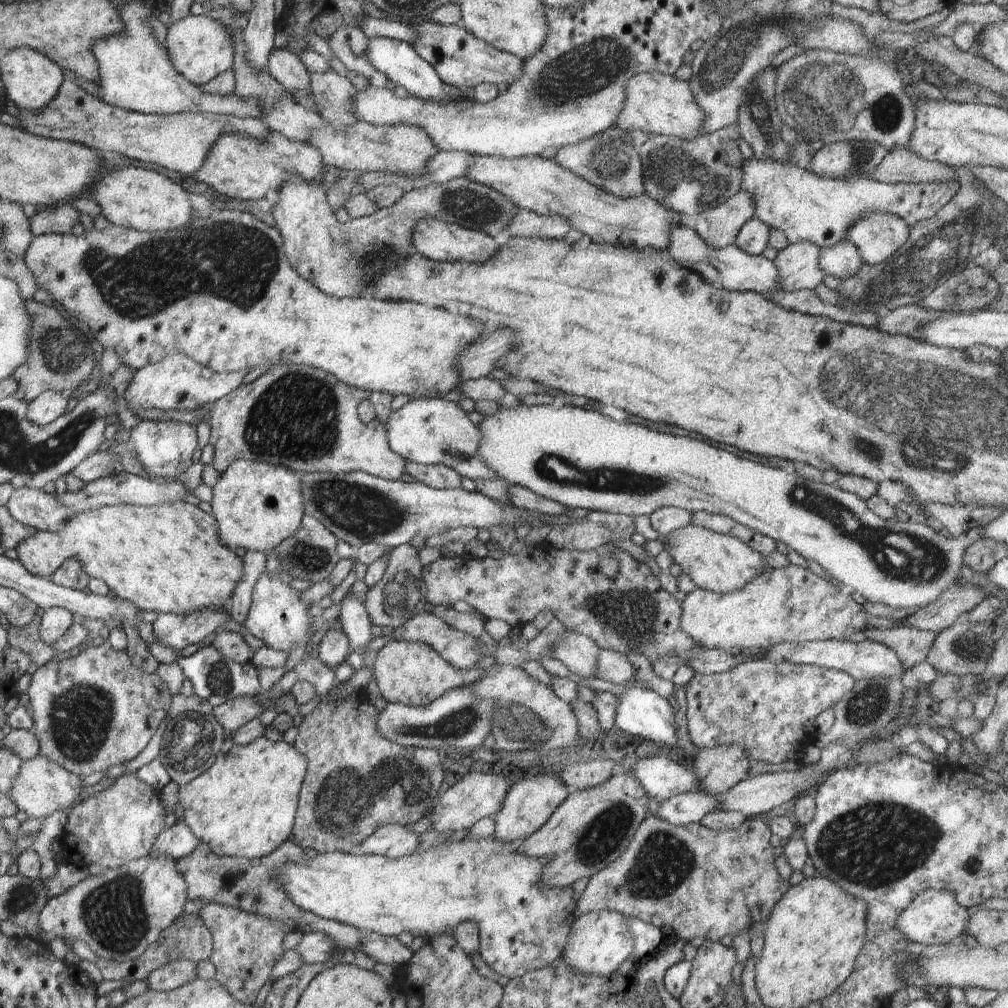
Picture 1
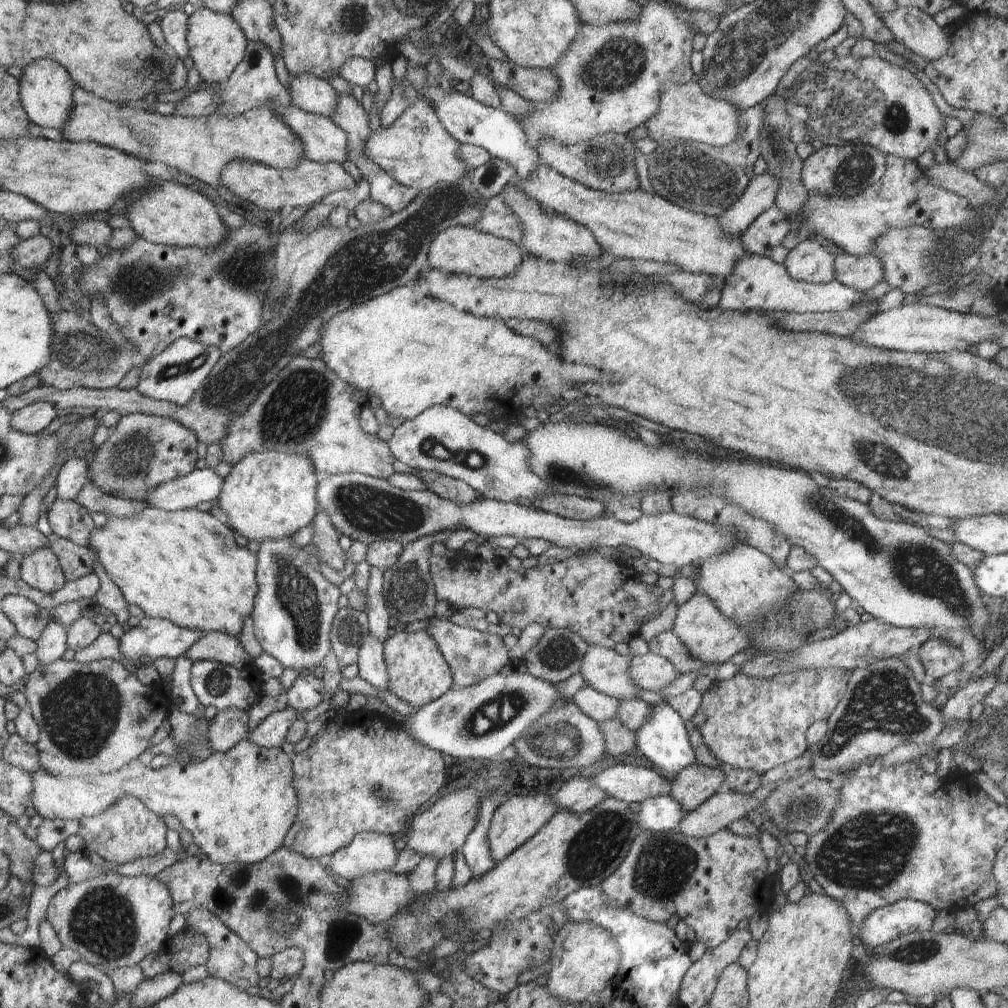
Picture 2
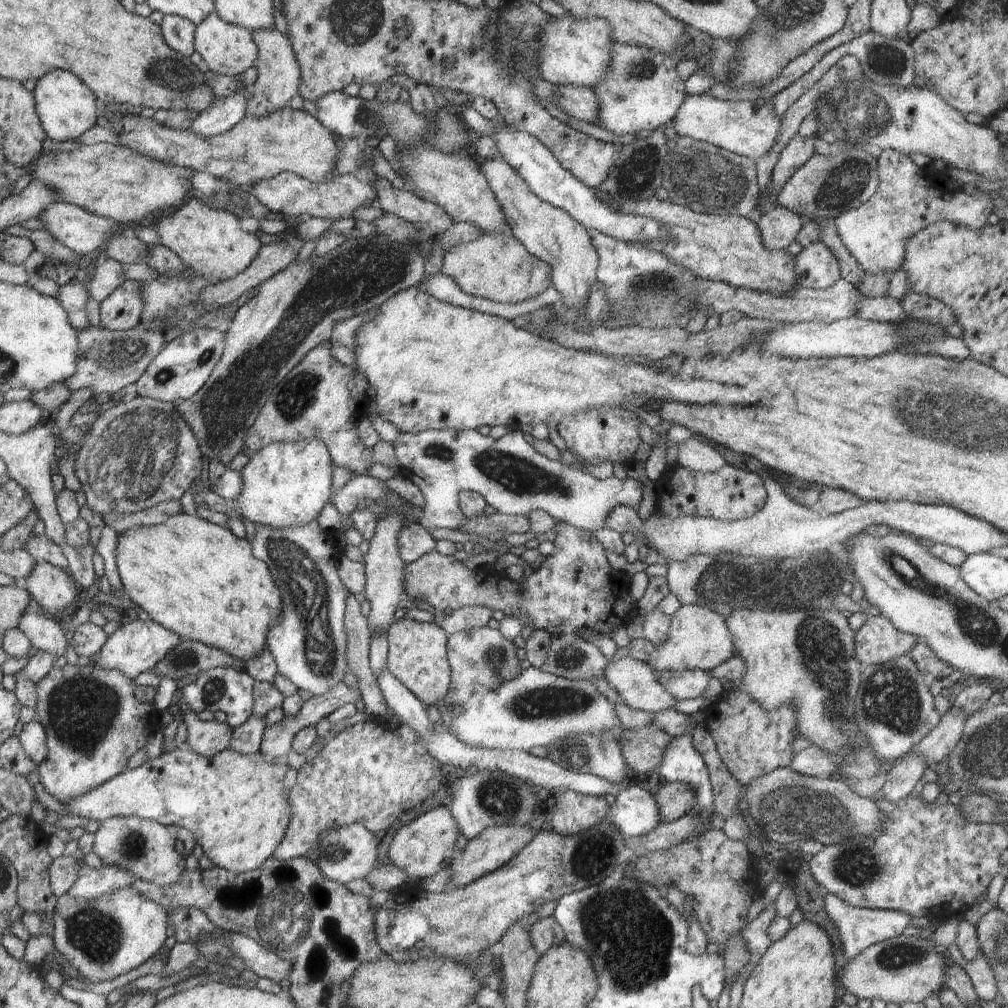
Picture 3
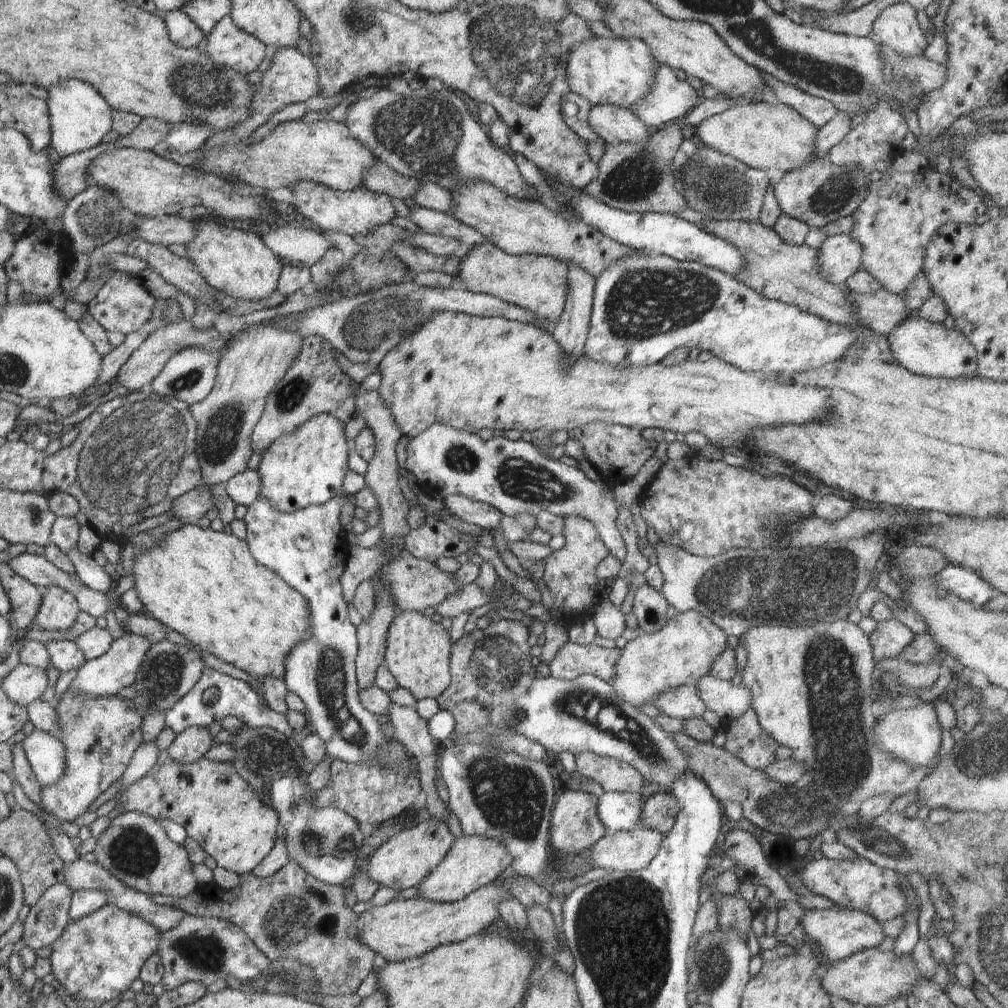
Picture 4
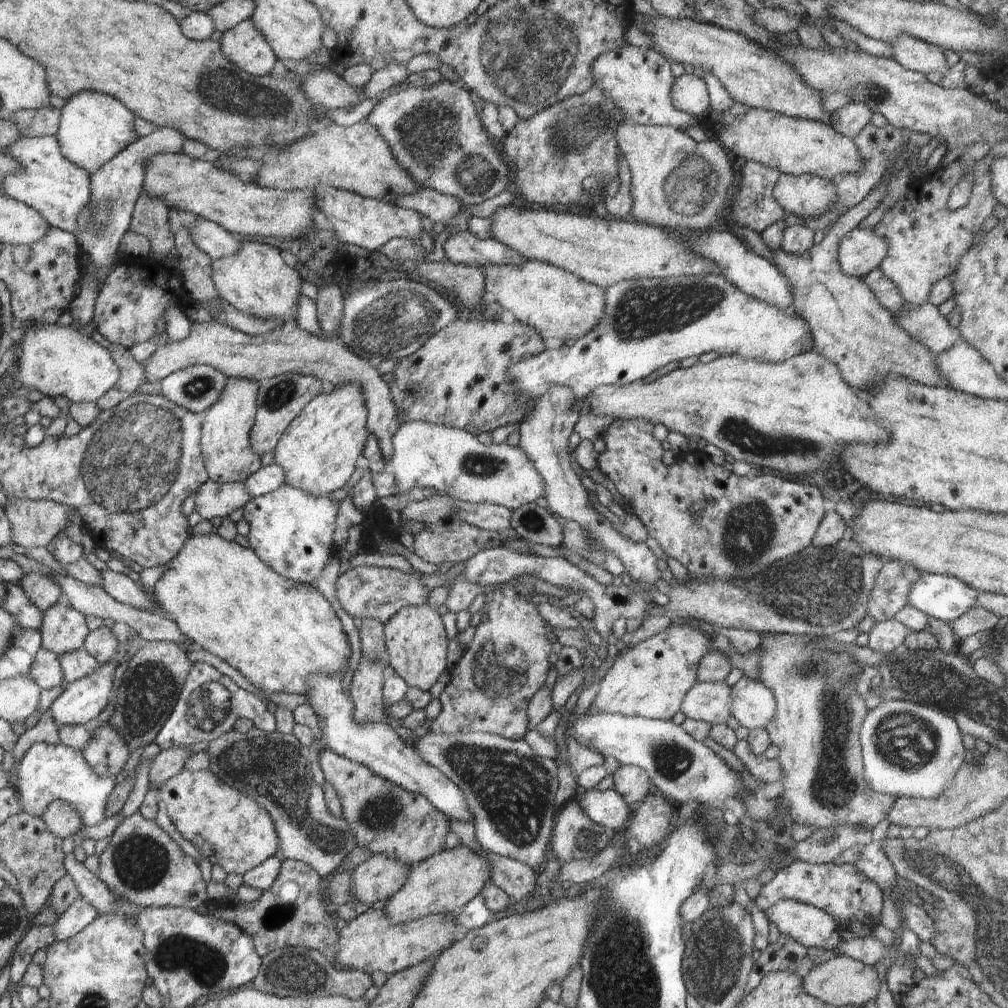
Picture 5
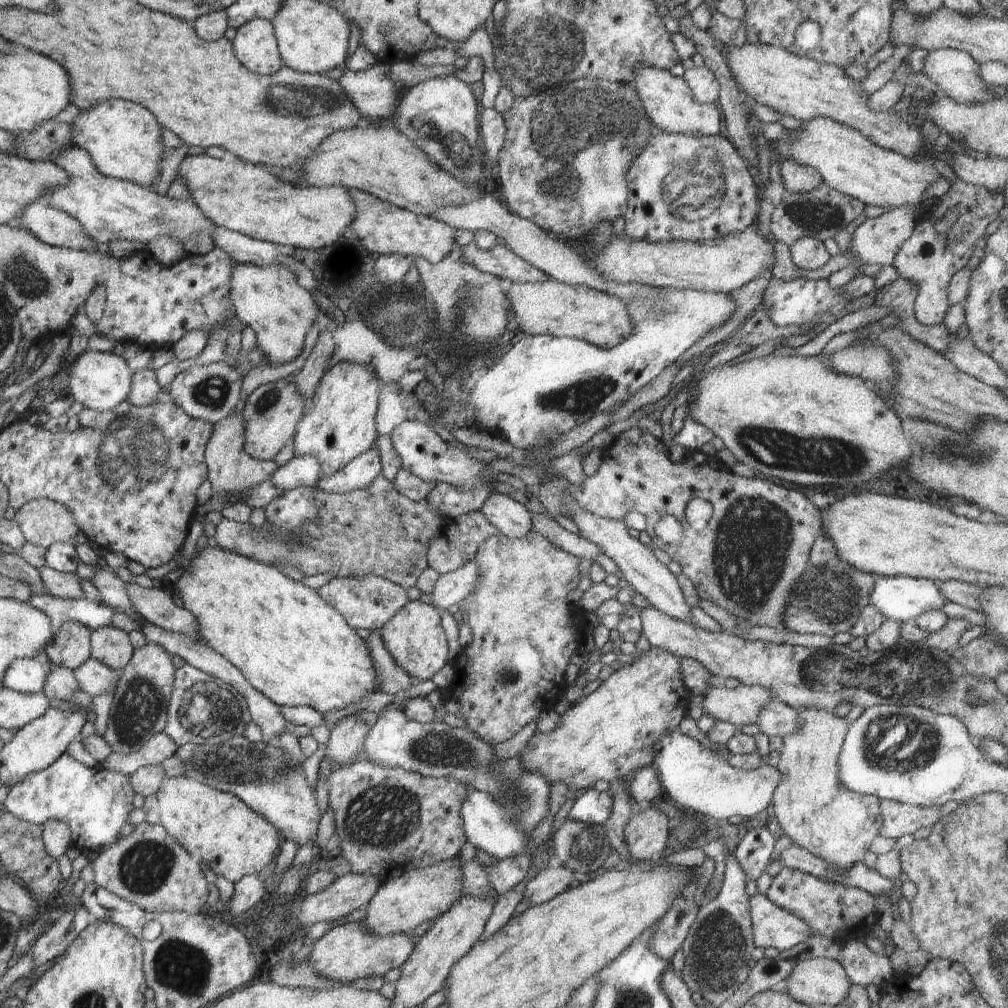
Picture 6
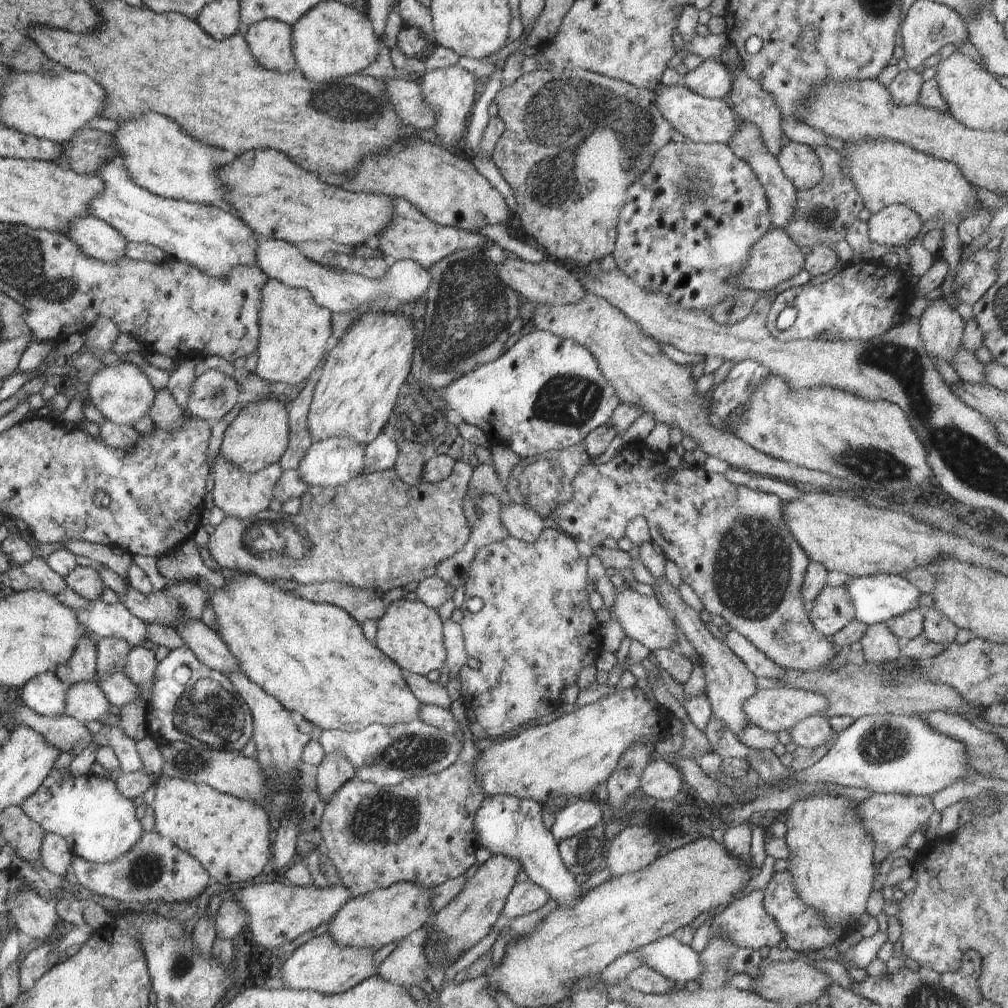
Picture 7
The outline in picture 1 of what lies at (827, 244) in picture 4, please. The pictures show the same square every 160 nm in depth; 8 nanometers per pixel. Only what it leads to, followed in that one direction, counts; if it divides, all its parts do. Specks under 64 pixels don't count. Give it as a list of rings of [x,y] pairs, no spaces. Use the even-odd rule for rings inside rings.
[[[811,242],[790,243],[772,261],[779,270],[777,285],[784,292],[815,289],[825,272],[818,264],[820,249]]]

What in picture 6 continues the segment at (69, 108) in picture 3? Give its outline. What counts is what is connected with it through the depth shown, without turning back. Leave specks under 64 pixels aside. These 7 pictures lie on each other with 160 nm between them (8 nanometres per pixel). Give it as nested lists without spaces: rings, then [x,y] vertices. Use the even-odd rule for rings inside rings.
[[[106,100],[82,111],[69,125],[71,142],[90,155],[98,172],[146,187],[157,181],[158,161],[165,149],[160,138],[162,128],[146,108],[124,100]]]

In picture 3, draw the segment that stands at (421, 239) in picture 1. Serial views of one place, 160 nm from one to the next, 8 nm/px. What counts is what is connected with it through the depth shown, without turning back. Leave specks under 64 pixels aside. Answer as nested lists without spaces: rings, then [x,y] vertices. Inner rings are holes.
[[[510,232],[484,235],[475,241],[458,243],[443,252],[441,273],[450,277],[466,294],[499,303],[522,302],[544,292],[550,286],[551,268],[532,256]]]

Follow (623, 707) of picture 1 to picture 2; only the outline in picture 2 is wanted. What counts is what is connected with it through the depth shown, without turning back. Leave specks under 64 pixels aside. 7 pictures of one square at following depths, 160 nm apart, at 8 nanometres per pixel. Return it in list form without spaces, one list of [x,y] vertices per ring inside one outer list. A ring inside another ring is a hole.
[[[666,703],[650,706],[653,707],[649,710],[647,719],[634,731],[634,742],[656,770],[664,775],[675,776],[683,768],[696,763],[695,752],[684,727],[685,720]]]

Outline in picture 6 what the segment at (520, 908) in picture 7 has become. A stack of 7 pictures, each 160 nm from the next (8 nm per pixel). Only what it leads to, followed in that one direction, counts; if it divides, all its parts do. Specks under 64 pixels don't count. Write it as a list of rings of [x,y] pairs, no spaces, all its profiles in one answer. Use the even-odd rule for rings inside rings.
[[[564,865],[556,868],[548,866],[525,886],[523,898],[530,900],[530,906],[552,900],[568,889],[575,877],[576,873]]]

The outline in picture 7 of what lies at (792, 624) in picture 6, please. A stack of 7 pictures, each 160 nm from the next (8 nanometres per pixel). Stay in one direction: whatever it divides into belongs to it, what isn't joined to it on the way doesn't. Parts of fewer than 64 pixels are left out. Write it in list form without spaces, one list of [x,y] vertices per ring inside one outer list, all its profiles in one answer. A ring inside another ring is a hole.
[[[838,577],[838,582],[822,588],[808,609],[810,622],[818,633],[827,638],[845,628],[855,618],[850,596],[840,582],[843,577]]]

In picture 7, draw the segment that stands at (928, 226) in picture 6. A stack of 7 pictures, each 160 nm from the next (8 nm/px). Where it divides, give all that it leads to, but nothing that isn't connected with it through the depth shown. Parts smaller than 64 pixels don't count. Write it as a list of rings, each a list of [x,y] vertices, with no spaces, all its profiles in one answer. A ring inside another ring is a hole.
[[[947,282],[944,287],[943,292],[946,293],[936,300],[930,301],[930,305],[919,318],[919,325],[921,339],[929,356],[943,358],[951,364],[957,348],[960,348],[960,345],[962,345],[964,319],[960,317],[958,311],[945,299],[947,296]]]

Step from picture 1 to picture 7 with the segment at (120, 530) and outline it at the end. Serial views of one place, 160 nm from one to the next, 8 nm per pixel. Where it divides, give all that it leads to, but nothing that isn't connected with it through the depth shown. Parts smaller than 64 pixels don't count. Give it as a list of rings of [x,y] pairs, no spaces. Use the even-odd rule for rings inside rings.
[[[224,572],[227,584],[225,588],[215,589],[207,594],[207,606],[214,610],[216,626],[218,626],[218,636],[226,643],[230,654],[239,662],[239,670],[246,675],[253,683],[256,683],[264,692],[273,696],[284,708],[290,712],[302,714],[308,722],[312,722],[322,731],[338,729],[341,731],[357,731],[371,724],[380,723],[393,727],[398,723],[409,723],[419,720],[418,711],[420,702],[405,684],[405,678],[401,675],[399,666],[386,656],[374,643],[370,643],[362,633],[362,627],[345,610],[340,607],[317,603],[303,599],[292,591],[282,590],[277,585],[272,585],[272,581],[256,576],[254,573],[226,573]],[[88,633],[76,641],[72,656],[65,664],[58,665],[54,669],[55,675],[66,686],[77,683],[92,681],[97,672],[97,652],[95,638]]]

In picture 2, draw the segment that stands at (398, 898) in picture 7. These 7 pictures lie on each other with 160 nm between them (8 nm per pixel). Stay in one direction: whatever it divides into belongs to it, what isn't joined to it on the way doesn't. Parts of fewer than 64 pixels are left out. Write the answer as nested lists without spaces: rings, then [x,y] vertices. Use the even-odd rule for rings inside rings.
[[[532,793],[505,797],[494,811],[487,834],[493,861],[504,860],[511,852],[534,836],[554,816],[559,807],[548,794]]]

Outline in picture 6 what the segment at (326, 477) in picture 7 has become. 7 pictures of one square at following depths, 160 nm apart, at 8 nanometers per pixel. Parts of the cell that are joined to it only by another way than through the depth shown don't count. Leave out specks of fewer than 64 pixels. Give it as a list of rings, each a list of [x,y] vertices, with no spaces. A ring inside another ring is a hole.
[[[313,456],[292,457],[270,476],[271,483],[280,491],[296,487],[316,487],[322,478],[319,462]]]

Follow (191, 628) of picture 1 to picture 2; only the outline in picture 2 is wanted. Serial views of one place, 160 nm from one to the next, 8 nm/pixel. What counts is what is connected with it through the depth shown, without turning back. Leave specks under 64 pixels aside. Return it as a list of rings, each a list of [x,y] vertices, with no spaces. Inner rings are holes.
[[[146,616],[137,627],[126,628],[119,649],[128,660],[152,662],[156,658],[178,658],[205,632],[184,628],[166,619]]]

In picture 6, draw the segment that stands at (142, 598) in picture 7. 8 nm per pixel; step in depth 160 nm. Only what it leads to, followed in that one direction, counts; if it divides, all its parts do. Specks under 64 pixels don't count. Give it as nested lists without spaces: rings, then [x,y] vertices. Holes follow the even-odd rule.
[[[110,568],[98,569],[91,580],[94,588],[98,590],[102,603],[110,606],[116,612],[138,613],[130,602],[129,594],[122,582]]]

